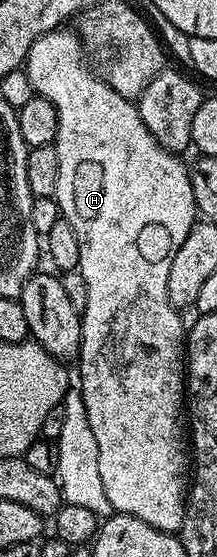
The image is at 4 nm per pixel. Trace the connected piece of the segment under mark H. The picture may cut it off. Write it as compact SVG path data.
M58 28L50 34L43 35L29 50L23 71L33 86L34 95L47 99L57 110L59 128L57 129L56 148L59 156L59 188L57 189L57 207L61 209L61 217L65 218L71 228L75 228L75 236L79 236L79 269L83 280L87 280L87 308L80 311L81 315L81 383L79 389L83 396L83 404L87 408L87 418L91 424L91 432L95 436L95 444L99 444L99 473L103 479L103 488L107 491L107 500L111 500L114 511L118 514L135 516L143 520L143 524L151 524L151 528L159 528L168 534L177 534L185 519L185 503L187 487L191 482L191 450L187 445L187 434L183 429L183 411L187 406L187 366L177 359L177 334L179 335L180 313L169 302L167 296L167 272L171 272L171 260L175 260L175 252L179 252L179 244L187 240L199 215L195 204L195 192L189 179L190 167L184 166L178 155L164 150L151 136L147 124L139 116L136 105L130 99L119 96L115 88L111 88L103 79L93 73L81 49L81 39L69 28Z

